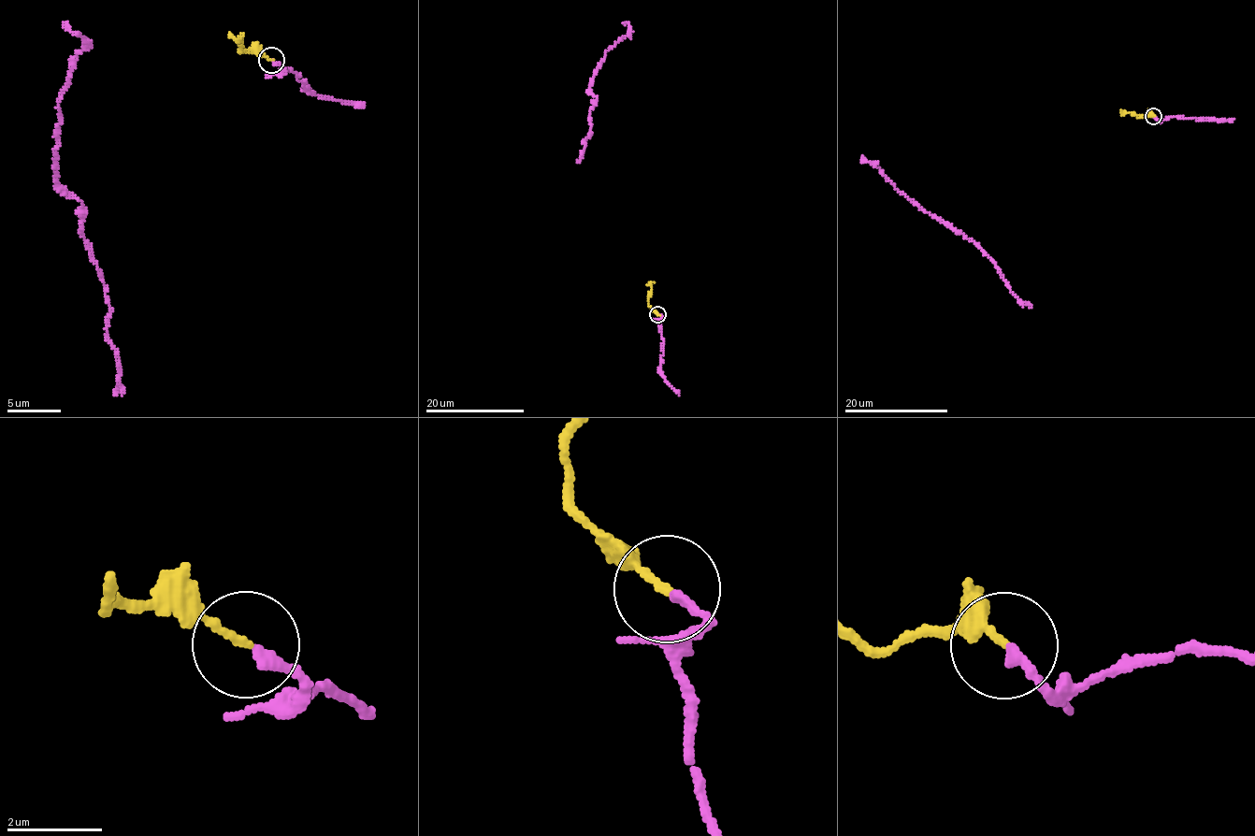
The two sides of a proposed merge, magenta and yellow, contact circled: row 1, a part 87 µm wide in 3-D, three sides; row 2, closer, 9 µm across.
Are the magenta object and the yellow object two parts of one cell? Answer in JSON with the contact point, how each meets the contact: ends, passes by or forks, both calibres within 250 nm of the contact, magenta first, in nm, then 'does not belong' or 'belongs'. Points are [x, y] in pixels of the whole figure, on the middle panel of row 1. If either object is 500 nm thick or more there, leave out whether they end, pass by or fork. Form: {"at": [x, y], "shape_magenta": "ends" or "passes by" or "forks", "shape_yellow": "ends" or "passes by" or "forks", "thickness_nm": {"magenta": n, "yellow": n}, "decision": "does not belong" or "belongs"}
{"at": [657, 314], "shape_magenta": "ends", "shape_yellow": "ends", "thickness_nm": {"magenta": 200, "yellow": 160}, "decision": "belongs"}

